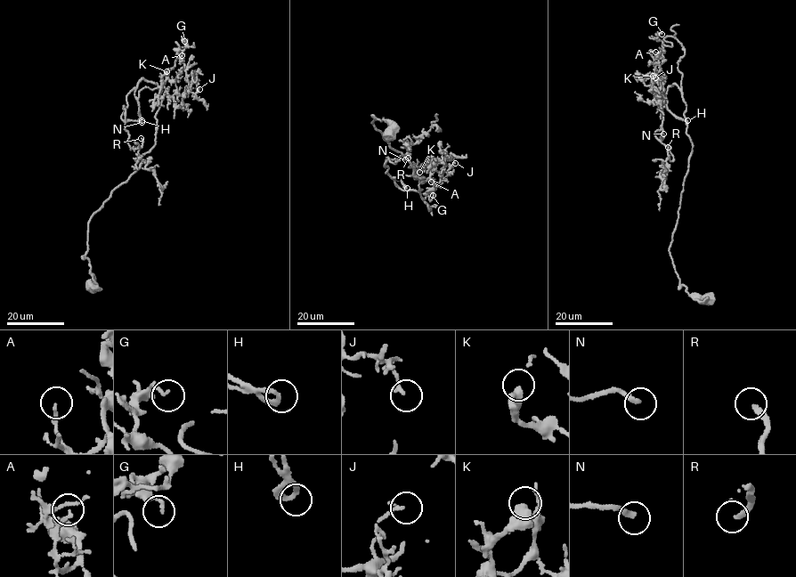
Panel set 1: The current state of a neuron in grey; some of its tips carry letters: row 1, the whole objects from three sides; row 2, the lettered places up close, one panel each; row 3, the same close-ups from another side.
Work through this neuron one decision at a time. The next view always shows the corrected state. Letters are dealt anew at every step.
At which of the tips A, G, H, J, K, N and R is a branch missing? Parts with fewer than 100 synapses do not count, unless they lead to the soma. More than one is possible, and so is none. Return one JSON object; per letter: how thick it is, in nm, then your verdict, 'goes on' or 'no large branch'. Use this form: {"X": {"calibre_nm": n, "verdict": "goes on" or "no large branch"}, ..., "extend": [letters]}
{"A": {"calibre_nm": 130, "verdict": "no large branch"}, "G": {"calibre_nm": 140, "verdict": "no large branch"}, "H": {"calibre_nm": 280, "verdict": "no large branch"}, "J": {"calibre_nm": 140, "verdict": "no large branch"}, "K": {"calibre_nm": 500, "verdict": "no large branch"}, "N": {"calibre_nm": 240, "verdict": "goes on"}, "R": {"calibre_nm": 240, "verdict": "goes on"}, "extend": ["N", "R"]}

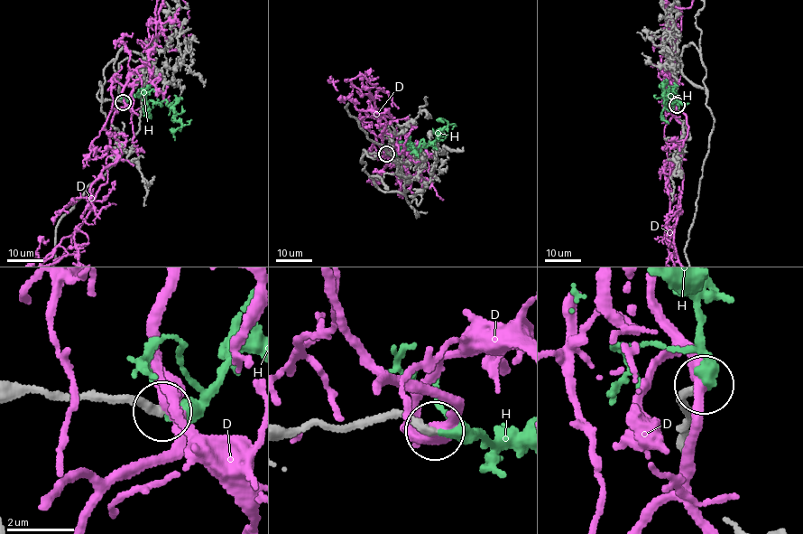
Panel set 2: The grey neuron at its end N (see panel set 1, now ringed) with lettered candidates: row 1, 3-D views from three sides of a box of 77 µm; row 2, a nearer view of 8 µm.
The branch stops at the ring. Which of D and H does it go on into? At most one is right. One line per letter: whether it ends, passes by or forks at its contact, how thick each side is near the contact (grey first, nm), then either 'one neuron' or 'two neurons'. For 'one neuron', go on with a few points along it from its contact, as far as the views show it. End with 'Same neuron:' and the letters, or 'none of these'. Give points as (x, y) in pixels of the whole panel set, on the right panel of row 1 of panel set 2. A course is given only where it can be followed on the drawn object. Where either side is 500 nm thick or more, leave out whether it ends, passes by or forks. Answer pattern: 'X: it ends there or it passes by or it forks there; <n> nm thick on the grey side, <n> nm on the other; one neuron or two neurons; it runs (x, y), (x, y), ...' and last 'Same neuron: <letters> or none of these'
D: it passes by; 260 nm thick on the grey side, 420 nm on the other; two neurons
H: it ends there; 240 nm thick on the grey side, 440 nm on the other; one neuron; it runs (677, 105), (675, 95), (663, 90), (671, 98), (670, 86), (662, 96), (669, 102), (660, 116), (669, 124)
Same neuron: H

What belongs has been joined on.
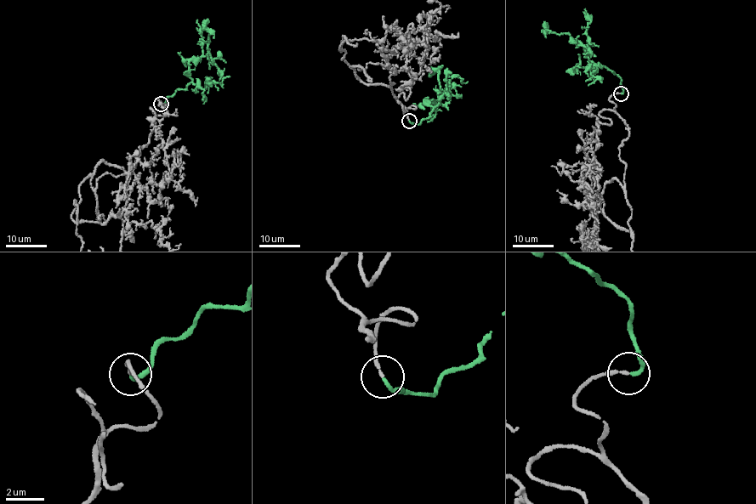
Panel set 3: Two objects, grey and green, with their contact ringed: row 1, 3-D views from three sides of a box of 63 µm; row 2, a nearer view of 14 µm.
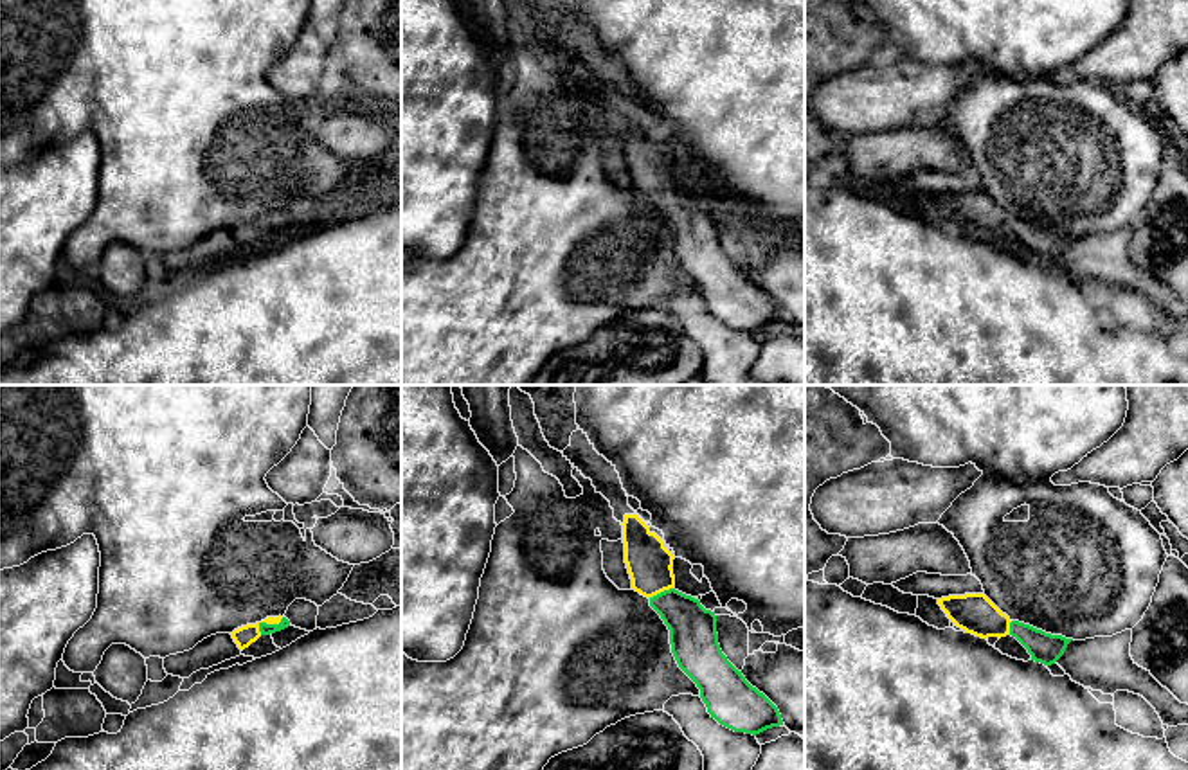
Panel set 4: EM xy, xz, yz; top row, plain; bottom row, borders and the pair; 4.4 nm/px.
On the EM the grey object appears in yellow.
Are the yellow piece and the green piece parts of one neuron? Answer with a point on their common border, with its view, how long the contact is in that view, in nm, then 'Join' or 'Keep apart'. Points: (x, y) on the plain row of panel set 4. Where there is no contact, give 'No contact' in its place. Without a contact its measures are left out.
Touches yellow at xz (661, 188). Shared border 130 nm. Join

